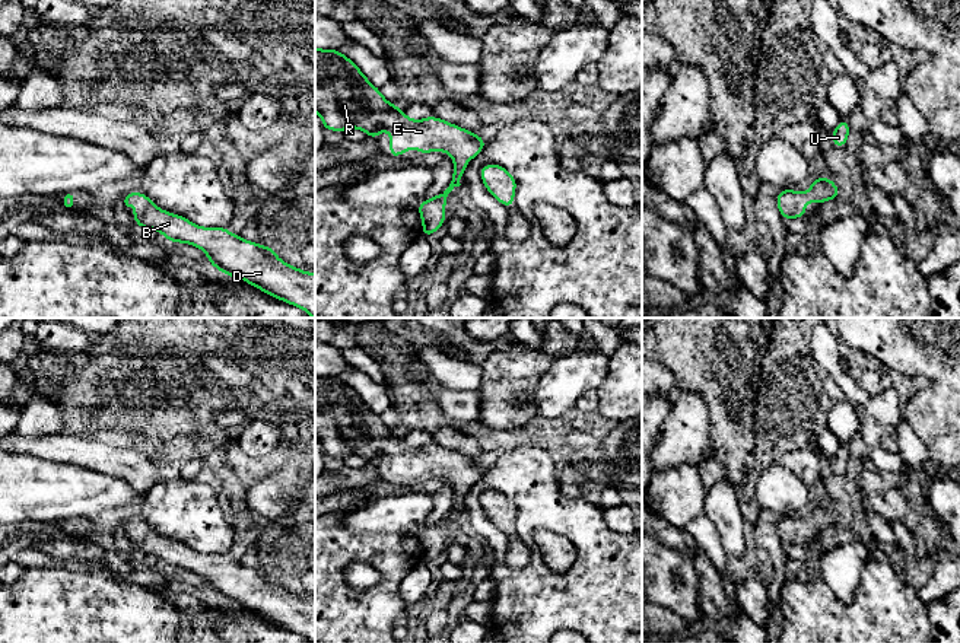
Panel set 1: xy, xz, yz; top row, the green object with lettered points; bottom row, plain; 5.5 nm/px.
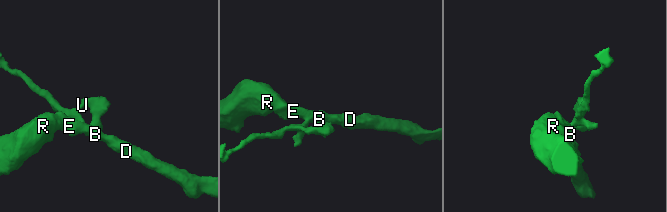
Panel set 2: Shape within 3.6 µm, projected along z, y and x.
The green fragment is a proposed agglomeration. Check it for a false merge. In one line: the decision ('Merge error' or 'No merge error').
No merge error

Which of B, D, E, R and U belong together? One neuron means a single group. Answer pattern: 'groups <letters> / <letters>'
groups B D E R U

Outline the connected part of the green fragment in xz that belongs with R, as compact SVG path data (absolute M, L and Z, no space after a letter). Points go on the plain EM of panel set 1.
M315 375L315 437L322 446L324 456L343 459L347 455L359 455L375 467L382 456L387 456L392 484L417 474L419 481L441 477L454 486L449 513L419 531L423 563L433 561L445 550L448 521L461 512L460 504L465 499L467 488L487 469L479 461L433 442L410 446L337 376Z

